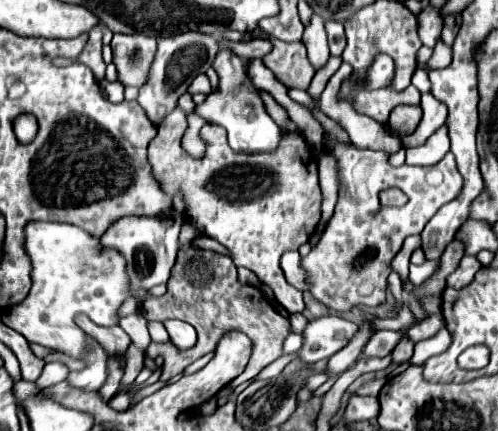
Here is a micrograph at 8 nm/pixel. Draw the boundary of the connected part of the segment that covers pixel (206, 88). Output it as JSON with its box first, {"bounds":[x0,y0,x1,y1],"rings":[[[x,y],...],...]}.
{"bounds":[189,74,211,94],"rings":[[[199,74],[191,86],[189,86],[189,92],[195,94],[195,92],[203,92],[203,94],[209,94],[211,92],[211,84],[209,84],[209,78],[205,74]]]}

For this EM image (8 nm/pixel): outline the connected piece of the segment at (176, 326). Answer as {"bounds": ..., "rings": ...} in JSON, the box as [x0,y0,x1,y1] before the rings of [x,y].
{"bounds":[163,320,197,350],"rings":[[[165,320],[163,322],[169,336],[171,336],[171,342],[181,348],[181,350],[187,350],[195,345],[197,341],[196,330],[190,324],[181,320]]]}

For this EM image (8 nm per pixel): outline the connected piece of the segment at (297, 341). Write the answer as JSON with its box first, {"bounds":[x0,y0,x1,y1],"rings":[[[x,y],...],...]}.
{"bounds":[283,334,303,354],"rings":[[[289,334],[283,342],[283,354],[297,354],[297,350],[303,344],[303,336],[301,334]]]}

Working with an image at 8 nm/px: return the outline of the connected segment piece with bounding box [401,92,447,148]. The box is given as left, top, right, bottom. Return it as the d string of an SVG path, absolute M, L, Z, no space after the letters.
M425 92L421 94L420 106L423 111L423 120L421 124L417 126L417 130L409 136L405 136L401 142L405 148L411 148L411 146L421 146L425 144L425 140L445 124L445 118L447 118L447 108L443 106L443 102L435 100L431 92Z

